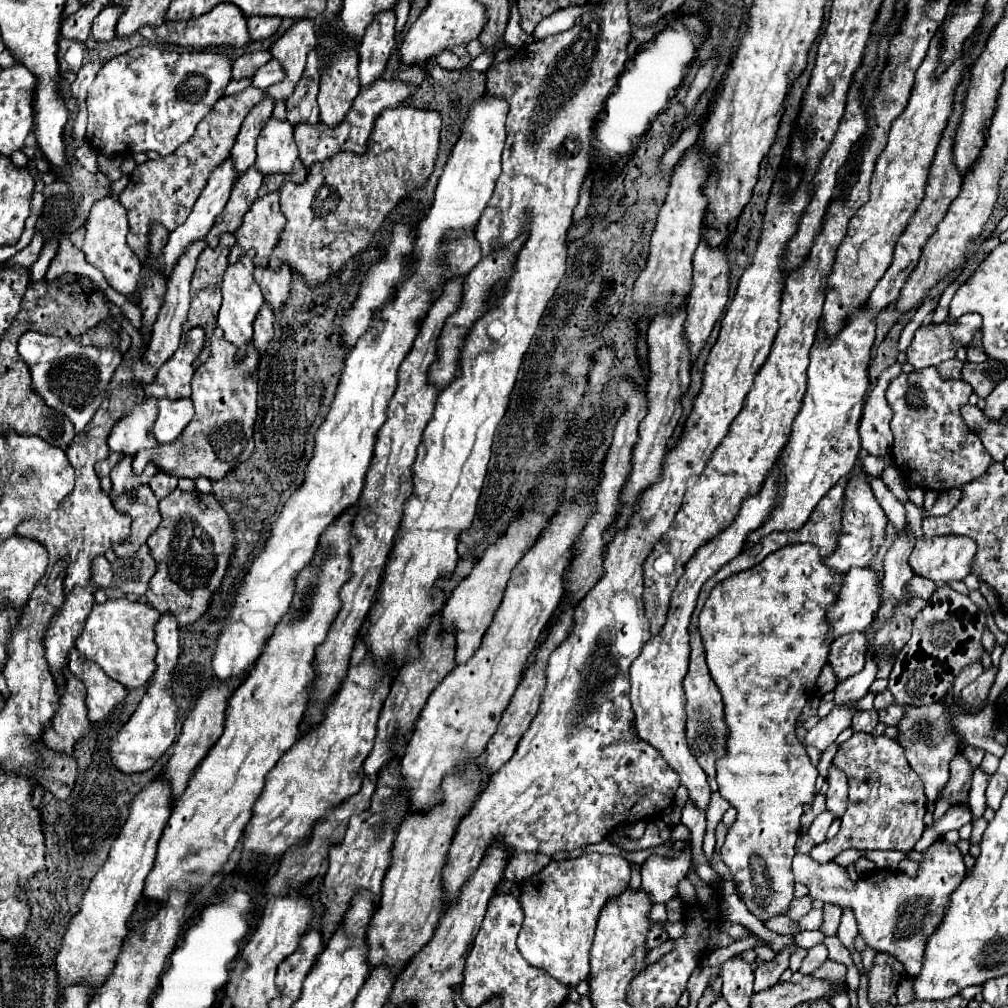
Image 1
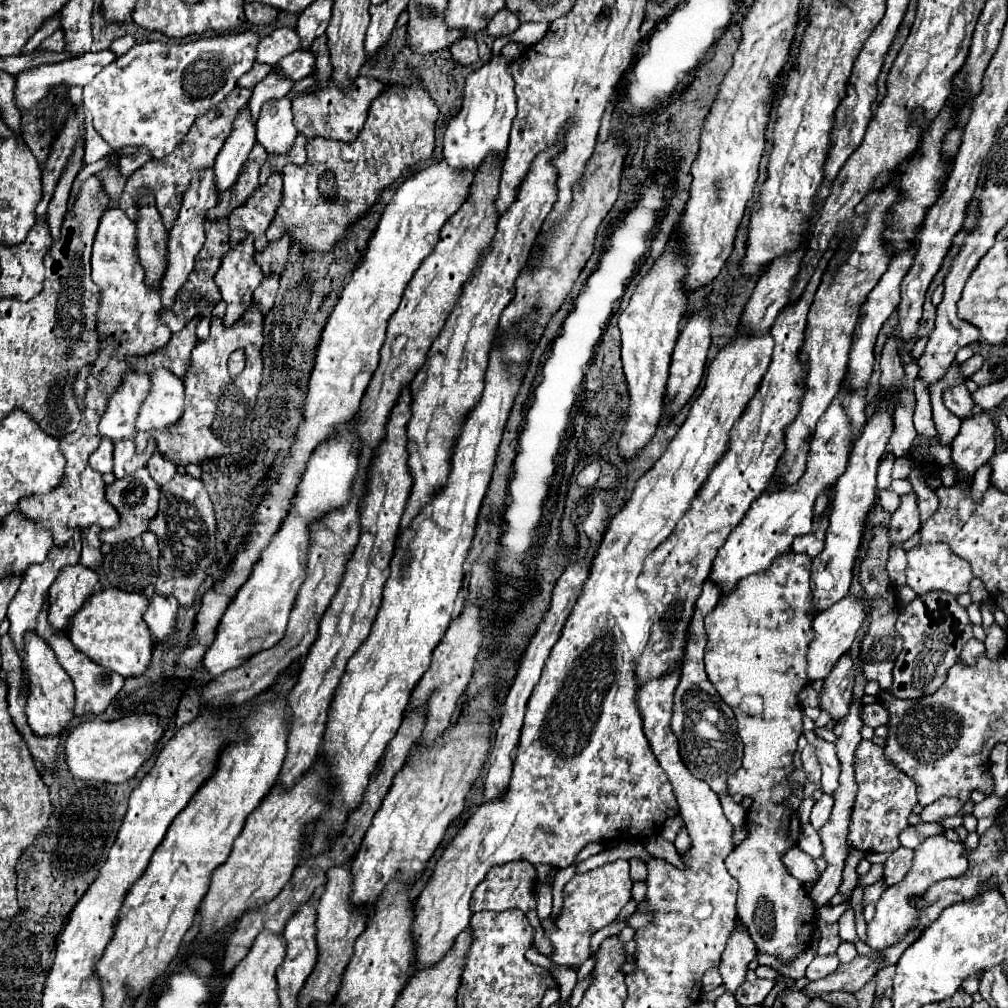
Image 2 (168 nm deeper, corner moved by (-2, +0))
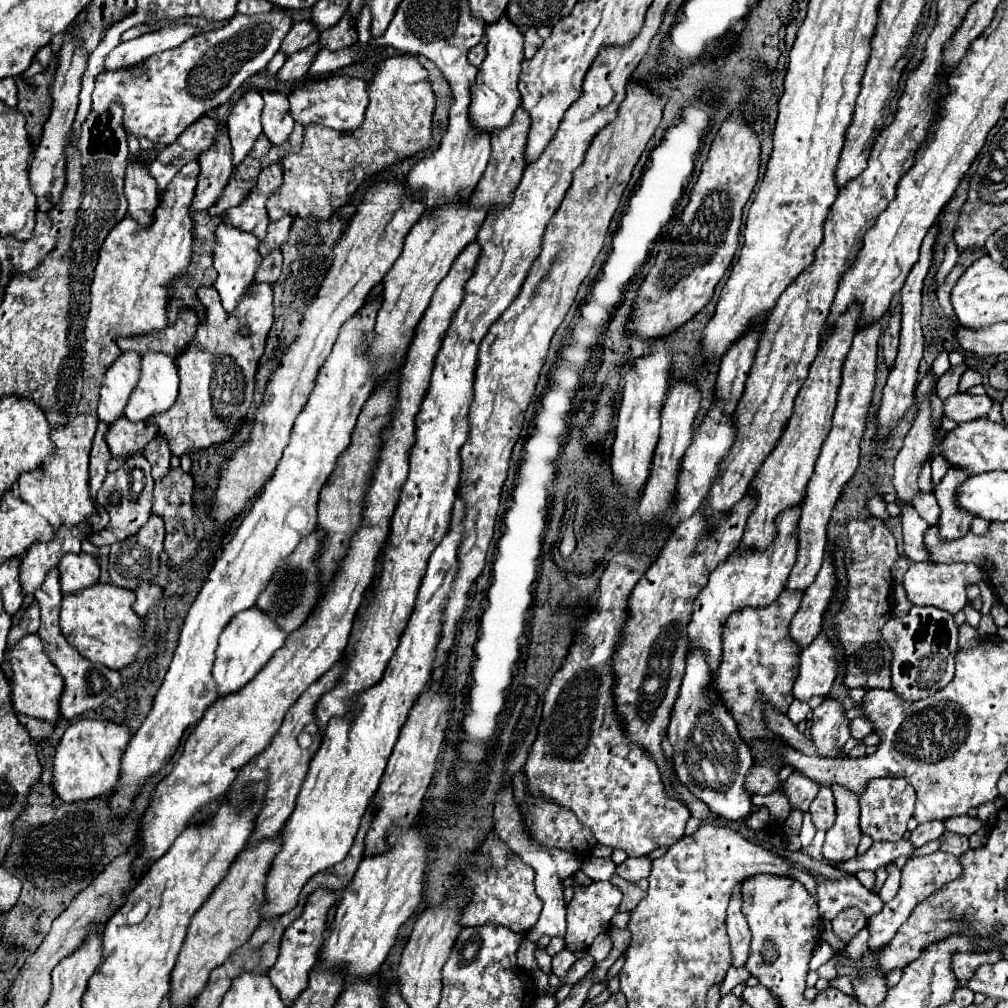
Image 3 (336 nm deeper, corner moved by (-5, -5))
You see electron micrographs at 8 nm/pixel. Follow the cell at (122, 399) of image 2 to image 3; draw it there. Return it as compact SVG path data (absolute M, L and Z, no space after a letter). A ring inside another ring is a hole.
M124 351L120 357L108 367L98 401L98 417L104 423L112 423L124 413L124 405L136 387L140 377L140 355L134 351Z

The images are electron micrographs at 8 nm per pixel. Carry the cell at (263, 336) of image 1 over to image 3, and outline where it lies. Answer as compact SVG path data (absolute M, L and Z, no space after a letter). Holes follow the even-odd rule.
M272 251L268 253L258 271L256 271L256 283L274 283L280 277L280 267L282 267L282 253L280 251Z

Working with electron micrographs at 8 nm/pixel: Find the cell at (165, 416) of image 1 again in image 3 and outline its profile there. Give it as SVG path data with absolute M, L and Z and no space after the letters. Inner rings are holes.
M164 353L142 355L140 379L138 379L136 387L132 389L132 395L128 397L128 403L124 407L124 415L130 421L146 421L148 417L152 417L156 413L168 411L168 407L172 407L176 397L178 397L178 383L180 383L178 371L176 371L176 363L172 357L168 357Z

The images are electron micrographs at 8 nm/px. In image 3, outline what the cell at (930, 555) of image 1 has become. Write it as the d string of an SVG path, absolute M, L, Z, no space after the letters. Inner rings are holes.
M912 563L910 569L904 575L904 589L906 589L908 601L912 605L940 607L942 611L948 611L950 615L956 615L968 603L966 585L968 583L978 583L980 579L982 579L982 571L978 569L978 565L972 565L972 563L952 563L952 565Z

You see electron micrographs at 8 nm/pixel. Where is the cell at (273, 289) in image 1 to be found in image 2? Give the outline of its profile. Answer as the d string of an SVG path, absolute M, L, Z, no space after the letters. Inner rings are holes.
M283 236L281 240L277 240L273 244L267 244L267 248L263 252L255 254L255 262L259 264L259 268L263 270L265 276L269 276L269 274L279 276L285 270L285 262L287 262L287 256L289 256L289 246L291 246L289 236Z

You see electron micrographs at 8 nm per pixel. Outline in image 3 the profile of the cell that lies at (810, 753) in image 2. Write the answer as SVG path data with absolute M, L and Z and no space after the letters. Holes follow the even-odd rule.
M792 773L786 779L786 783L782 785L782 793L788 797L790 807L798 809L802 813L808 811L810 803L818 795L818 791L820 791L820 785L814 783L812 779L808 779L806 775L800 775L800 773Z

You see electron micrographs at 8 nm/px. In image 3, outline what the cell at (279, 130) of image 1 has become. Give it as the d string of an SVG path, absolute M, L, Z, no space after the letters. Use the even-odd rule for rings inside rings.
M262 91L262 97L266 103L262 111L264 133L274 145L282 145L294 129L294 119L288 109L288 97L276 91Z

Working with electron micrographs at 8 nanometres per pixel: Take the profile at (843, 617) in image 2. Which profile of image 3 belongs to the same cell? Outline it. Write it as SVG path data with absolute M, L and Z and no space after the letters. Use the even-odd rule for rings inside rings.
M818 635L810 647L800 653L800 671L792 689L794 699L810 701L814 695L826 697L832 689L838 669L838 647L824 635Z

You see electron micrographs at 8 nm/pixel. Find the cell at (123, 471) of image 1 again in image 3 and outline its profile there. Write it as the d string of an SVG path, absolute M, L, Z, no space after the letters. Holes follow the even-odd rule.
M122 415L120 419L116 419L116 423L108 427L106 443L114 457L124 457L124 455L140 453L144 445L156 437L156 433L158 433L158 427L154 423L146 423L146 421L132 423Z

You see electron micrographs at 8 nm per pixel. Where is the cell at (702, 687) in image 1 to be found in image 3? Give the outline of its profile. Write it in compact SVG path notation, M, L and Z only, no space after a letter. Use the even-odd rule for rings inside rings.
M692 651L686 659L686 673L684 673L682 687L680 687L678 699L674 703L672 719L668 725L668 741L674 747L674 771L676 771L676 777L680 779L680 783L684 787L688 787L696 799L706 803L708 809L716 817L722 817L726 821L738 821L738 819L744 819L752 809L752 793L744 787L744 783L746 783L746 775L754 763L754 757L752 757L750 749L746 747L746 743L740 739L740 733L738 733L738 727L736 727L736 721L732 719L732 715L726 709L716 707L708 701L708 685L710 685L710 677L708 677L706 657L702 651Z

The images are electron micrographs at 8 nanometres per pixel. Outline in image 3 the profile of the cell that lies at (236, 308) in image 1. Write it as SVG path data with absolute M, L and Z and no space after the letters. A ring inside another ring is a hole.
M220 223L216 227L216 247L214 247L214 267L218 271L218 279L214 283L216 291L222 297L222 305L228 313L234 311L236 301L240 299L240 295L246 293L246 289L250 287L250 283L254 281L254 273L262 261L260 253L258 253L258 245L260 241L252 235L252 233L244 233L228 223Z

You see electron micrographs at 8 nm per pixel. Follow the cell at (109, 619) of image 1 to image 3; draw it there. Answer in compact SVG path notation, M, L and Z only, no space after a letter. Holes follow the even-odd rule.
M94 583L78 593L64 593L60 605L60 627L66 641L92 663L122 669L132 663L142 649L142 619L132 609L134 593L110 583Z

